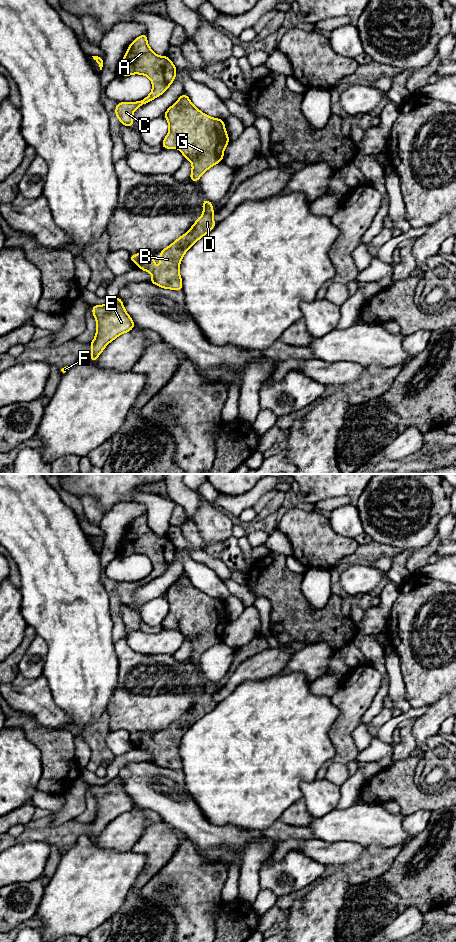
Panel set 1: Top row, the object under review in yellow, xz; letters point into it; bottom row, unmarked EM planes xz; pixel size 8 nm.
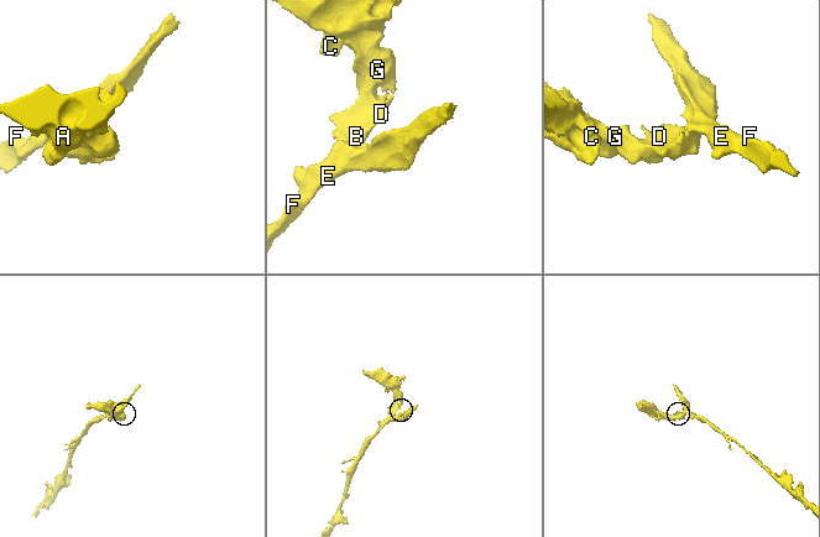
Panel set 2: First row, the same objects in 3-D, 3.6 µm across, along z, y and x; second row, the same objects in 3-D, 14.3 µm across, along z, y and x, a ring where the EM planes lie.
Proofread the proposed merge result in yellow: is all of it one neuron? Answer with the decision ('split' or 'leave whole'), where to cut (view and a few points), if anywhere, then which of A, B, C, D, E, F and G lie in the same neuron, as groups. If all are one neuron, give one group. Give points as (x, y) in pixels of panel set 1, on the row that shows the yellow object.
leave whole | no cut | A B C D E F G

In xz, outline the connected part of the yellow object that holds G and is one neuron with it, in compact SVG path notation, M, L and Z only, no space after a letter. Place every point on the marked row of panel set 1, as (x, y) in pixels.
M184 93L164 114L169 123L169 132L162 148L178 148L186 160L192 162L190 179L197 183L202 174L223 160L224 149L229 143L224 120L212 118L196 108Z

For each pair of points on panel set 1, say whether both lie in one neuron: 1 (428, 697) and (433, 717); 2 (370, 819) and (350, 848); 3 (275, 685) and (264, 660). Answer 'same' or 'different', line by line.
1: different
2: different
3: different

